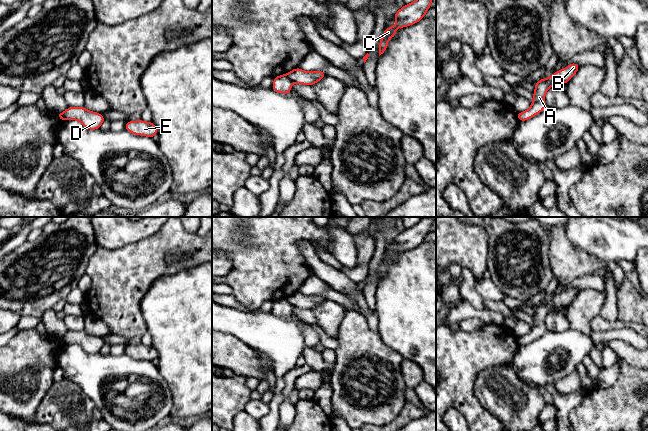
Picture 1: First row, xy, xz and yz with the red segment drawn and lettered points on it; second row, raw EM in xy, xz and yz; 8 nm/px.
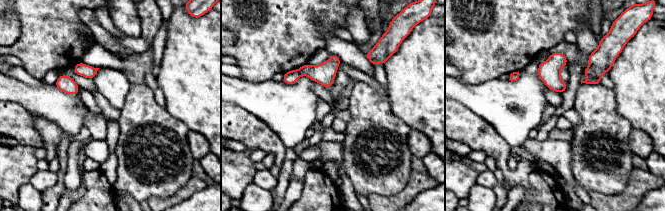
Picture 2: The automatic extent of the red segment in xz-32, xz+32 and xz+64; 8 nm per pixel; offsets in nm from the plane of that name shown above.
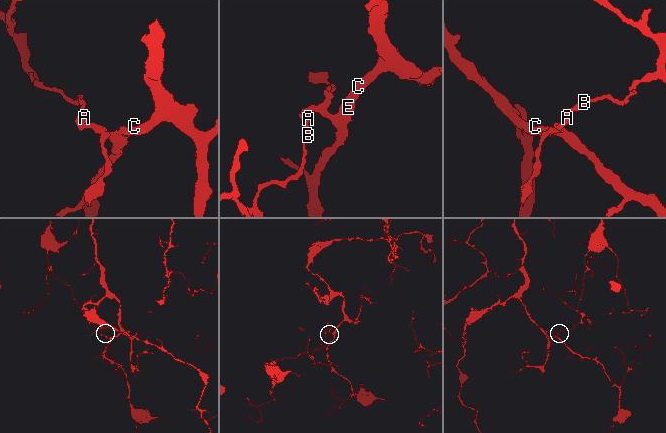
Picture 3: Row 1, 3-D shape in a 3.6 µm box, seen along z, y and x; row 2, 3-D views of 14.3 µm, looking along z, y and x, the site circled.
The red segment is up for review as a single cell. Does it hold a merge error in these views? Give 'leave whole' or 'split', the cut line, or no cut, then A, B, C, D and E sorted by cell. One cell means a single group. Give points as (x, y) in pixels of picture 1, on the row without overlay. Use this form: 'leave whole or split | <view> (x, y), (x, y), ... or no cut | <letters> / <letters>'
split | xz (286, 298), (291, 306) | A B / C D E

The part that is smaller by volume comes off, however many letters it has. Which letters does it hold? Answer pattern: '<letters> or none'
A, B

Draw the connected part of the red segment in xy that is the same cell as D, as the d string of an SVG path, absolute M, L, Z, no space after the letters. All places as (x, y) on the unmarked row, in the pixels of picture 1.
M67 331L63 339L65 344L78 344L89 354L100 353L105 344L102 338L89 335L85 331Z

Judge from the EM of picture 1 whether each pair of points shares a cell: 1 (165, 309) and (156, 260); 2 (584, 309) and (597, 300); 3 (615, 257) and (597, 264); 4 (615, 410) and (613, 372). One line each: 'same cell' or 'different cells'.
1: different cells
2: same cell
3: different cells
4: different cells

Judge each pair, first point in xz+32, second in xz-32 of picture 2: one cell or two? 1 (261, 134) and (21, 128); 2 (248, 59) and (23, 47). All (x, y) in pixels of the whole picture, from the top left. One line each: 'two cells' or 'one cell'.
1: one cell
2: one cell

